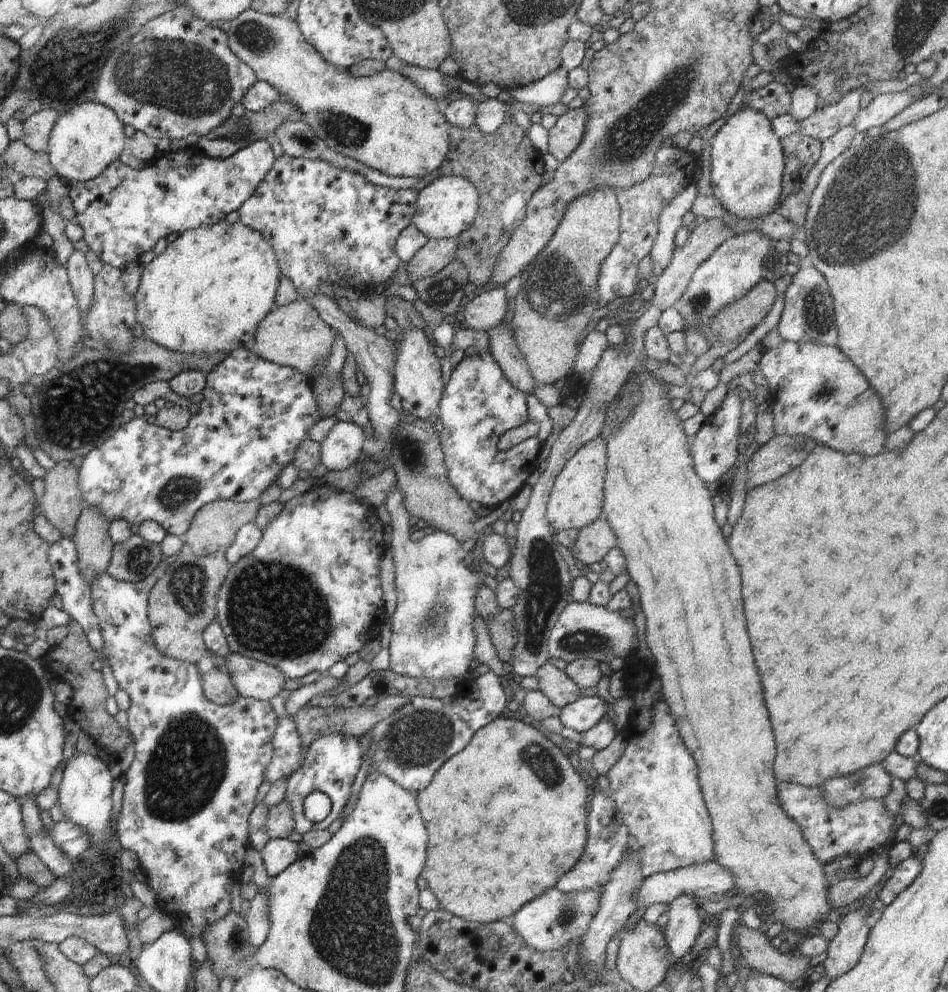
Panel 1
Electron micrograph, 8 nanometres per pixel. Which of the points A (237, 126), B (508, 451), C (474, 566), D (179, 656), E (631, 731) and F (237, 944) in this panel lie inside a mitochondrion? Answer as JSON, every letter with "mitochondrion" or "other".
{"A":"mitochondrion","B":"other","C":"other","D":"other","E":"other","F":"mitochondrion"}

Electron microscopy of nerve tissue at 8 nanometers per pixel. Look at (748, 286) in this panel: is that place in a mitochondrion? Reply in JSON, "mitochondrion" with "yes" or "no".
{"mitochondrion":"no"}

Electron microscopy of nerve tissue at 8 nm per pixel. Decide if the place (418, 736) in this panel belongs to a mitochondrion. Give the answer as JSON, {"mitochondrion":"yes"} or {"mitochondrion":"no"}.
{"mitochondrion":"yes"}

